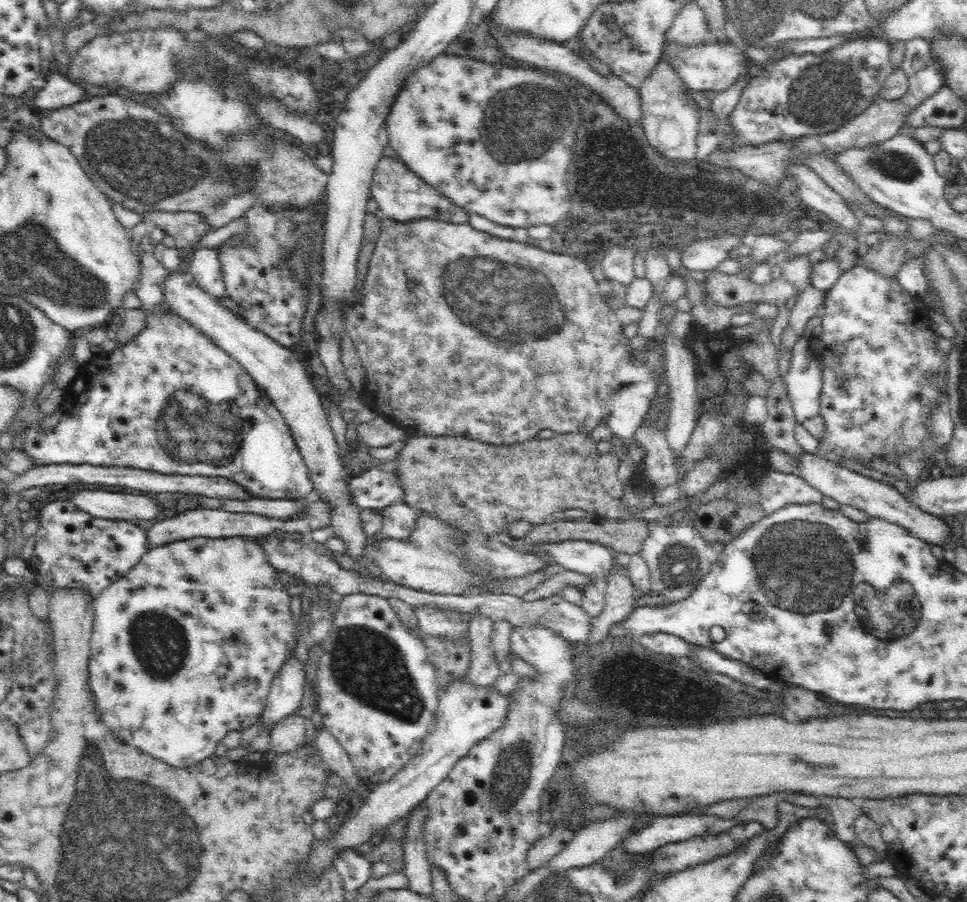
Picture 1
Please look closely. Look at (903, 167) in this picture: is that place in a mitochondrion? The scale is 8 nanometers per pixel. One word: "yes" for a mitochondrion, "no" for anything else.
yes

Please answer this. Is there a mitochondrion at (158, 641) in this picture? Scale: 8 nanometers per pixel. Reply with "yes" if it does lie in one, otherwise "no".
yes

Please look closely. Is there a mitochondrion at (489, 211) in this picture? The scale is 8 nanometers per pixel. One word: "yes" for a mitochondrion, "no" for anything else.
no

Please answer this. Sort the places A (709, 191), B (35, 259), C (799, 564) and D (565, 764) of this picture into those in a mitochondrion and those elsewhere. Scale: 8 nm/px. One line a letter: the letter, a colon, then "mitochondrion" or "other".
A: other
B: mitochondrion
C: mitochondrion
D: other

